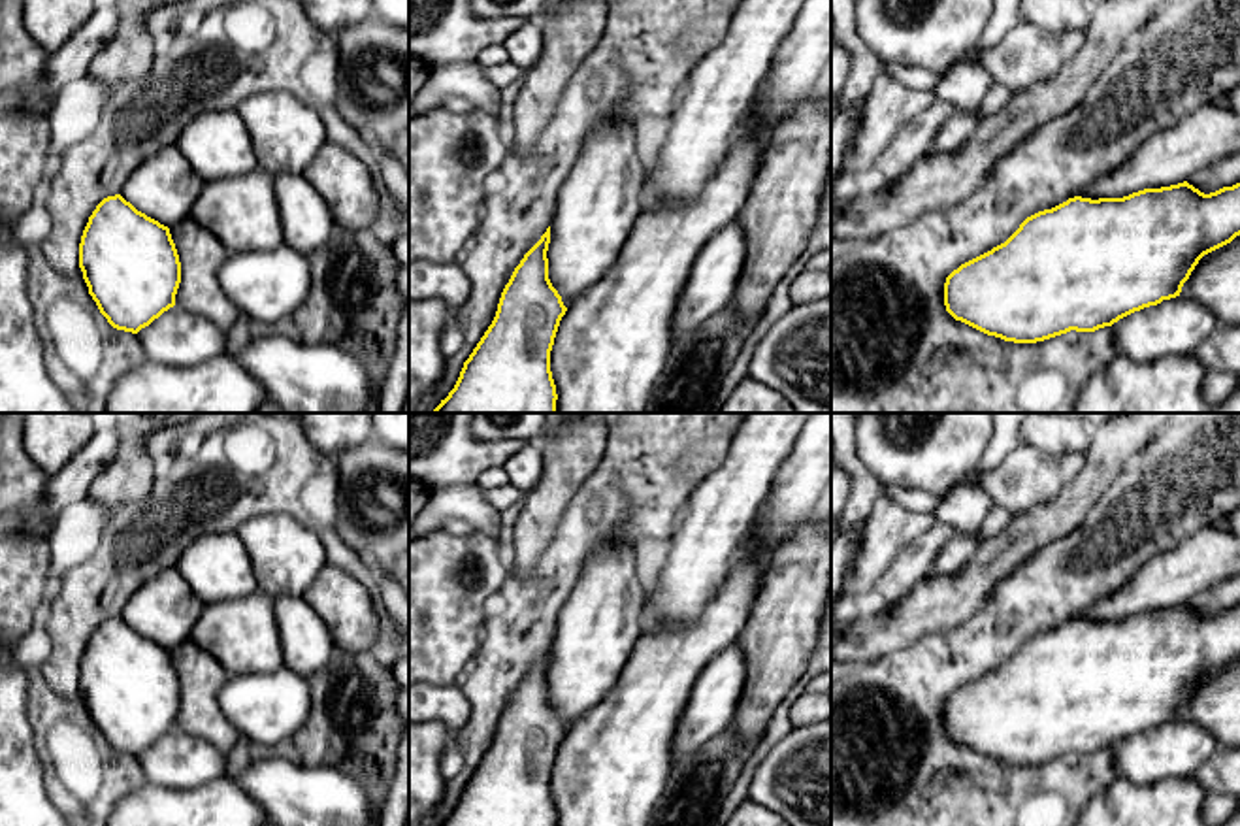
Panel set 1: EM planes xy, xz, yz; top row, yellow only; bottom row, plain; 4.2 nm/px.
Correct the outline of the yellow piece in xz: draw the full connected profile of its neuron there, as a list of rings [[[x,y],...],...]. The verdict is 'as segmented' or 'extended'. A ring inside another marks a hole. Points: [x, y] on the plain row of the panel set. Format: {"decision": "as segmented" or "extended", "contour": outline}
{"decision": "extended", "contour": [[[626,536],[601,541],[558,615],[558,632],[541,662],[505,707],[496,739],[454,811],[441,826],[556,826],[550,773],[569,726],[614,686],[646,628],[644,554]]]}

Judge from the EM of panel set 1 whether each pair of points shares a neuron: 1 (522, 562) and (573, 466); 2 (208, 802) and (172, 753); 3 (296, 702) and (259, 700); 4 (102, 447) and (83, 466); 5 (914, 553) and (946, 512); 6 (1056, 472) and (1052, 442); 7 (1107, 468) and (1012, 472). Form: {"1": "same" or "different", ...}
{"1": "same", "2": "different", "3": "same", "4": "same", "5": "different", "6": "different", "7": "different"}

